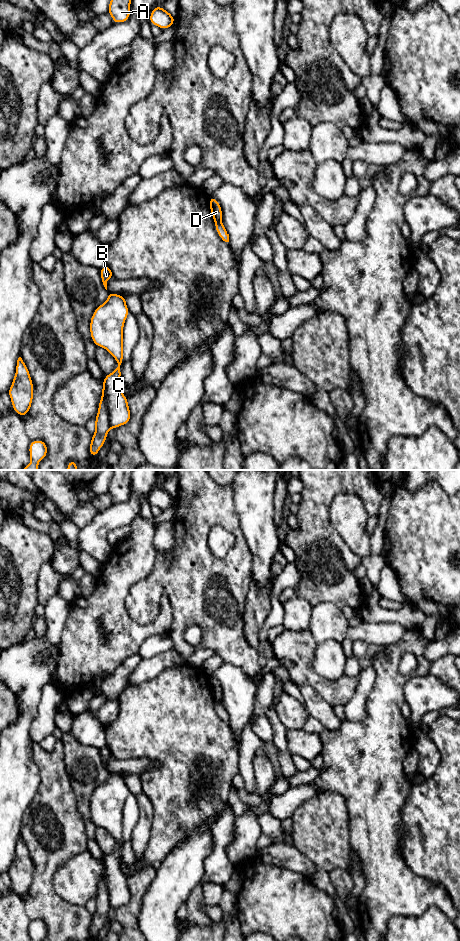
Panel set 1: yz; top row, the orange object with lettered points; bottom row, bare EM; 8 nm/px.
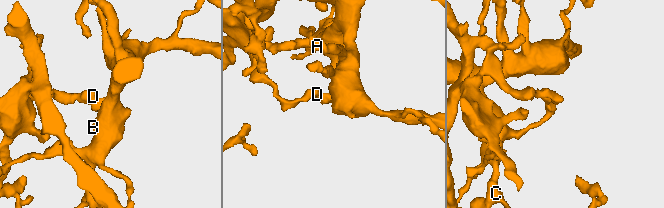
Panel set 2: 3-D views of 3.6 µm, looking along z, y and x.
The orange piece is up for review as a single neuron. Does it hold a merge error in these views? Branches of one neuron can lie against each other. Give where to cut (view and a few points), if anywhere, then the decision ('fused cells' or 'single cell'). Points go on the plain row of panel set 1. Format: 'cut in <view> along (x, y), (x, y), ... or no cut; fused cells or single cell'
cut in yz along (103, 862), (106, 887), (111, 906); fused cells

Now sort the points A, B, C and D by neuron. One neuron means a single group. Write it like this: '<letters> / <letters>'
A B C / D

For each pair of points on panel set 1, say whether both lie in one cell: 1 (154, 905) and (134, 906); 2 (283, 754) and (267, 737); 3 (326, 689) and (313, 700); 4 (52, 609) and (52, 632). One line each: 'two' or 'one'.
1: two
2: two
3: two
4: one

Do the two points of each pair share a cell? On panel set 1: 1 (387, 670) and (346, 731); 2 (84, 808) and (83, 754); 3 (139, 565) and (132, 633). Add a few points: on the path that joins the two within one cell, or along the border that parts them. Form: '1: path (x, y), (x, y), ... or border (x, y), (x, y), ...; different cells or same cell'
1: path (387, 688), (387, 697), (383, 707), (364, 726); same cell
2: path (83, 795), (83, 767); same cell
3: path (122, 582), (118, 586), (118, 616); same cell

